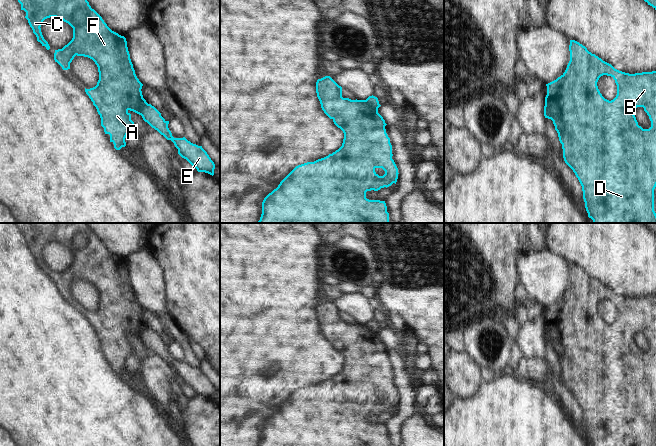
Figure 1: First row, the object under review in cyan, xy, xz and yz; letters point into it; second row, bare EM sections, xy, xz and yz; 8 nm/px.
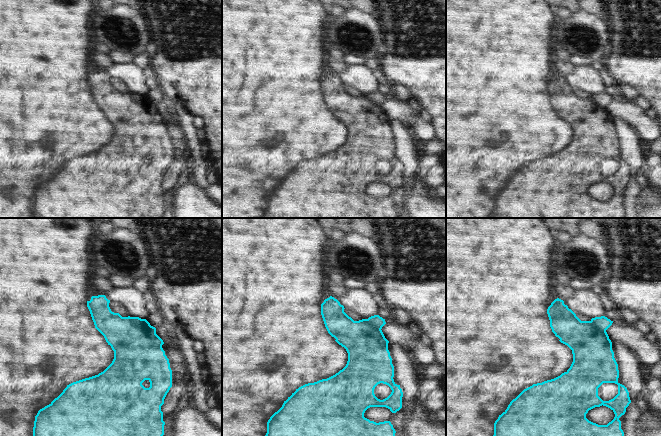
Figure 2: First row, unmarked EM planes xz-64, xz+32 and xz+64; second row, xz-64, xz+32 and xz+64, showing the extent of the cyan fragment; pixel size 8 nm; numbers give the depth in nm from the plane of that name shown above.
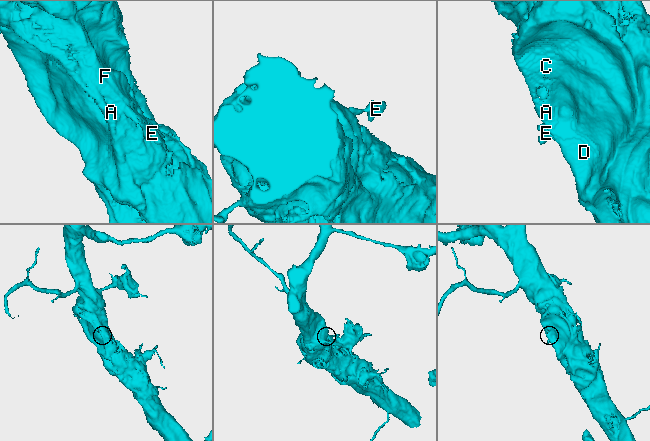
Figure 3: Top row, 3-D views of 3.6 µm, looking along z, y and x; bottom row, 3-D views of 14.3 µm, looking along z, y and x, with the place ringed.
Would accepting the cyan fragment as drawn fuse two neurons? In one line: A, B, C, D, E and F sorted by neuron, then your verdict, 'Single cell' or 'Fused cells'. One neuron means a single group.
Groups: A B C D F / E. Fused cells

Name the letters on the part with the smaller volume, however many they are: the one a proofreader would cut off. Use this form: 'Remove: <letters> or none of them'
Remove: E

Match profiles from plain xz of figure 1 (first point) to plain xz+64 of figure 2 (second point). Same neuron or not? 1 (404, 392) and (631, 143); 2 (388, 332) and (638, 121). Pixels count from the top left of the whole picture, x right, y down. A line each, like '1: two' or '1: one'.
1: one
2: one

